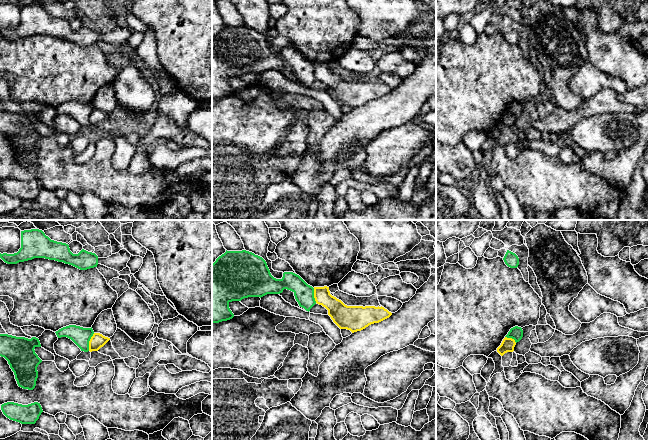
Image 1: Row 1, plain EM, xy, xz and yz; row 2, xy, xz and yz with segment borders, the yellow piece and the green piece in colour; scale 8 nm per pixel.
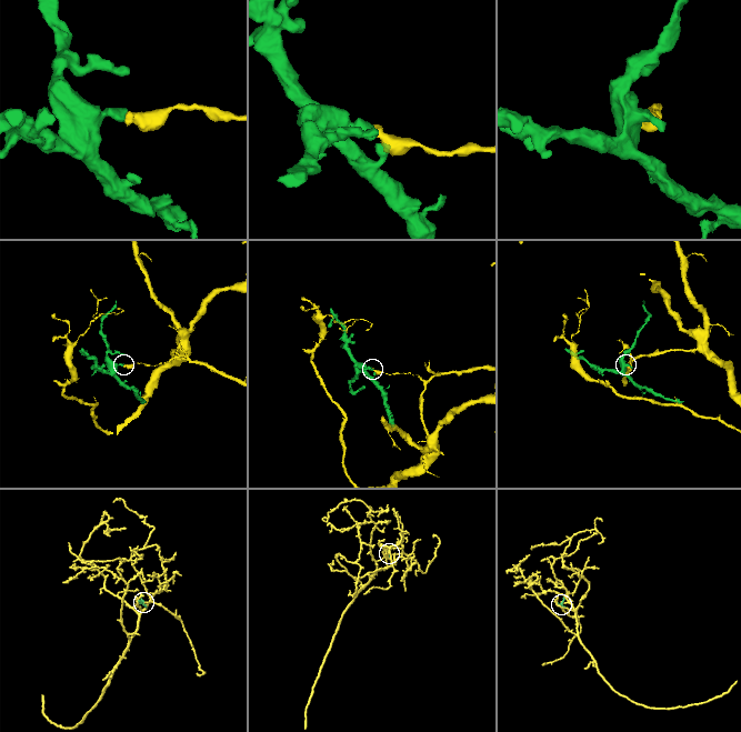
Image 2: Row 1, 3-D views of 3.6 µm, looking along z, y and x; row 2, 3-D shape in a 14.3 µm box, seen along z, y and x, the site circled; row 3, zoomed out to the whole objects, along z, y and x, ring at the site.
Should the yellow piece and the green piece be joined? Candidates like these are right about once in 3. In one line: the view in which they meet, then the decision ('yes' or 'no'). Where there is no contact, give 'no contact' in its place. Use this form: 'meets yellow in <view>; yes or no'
meets yellow in xy; no

